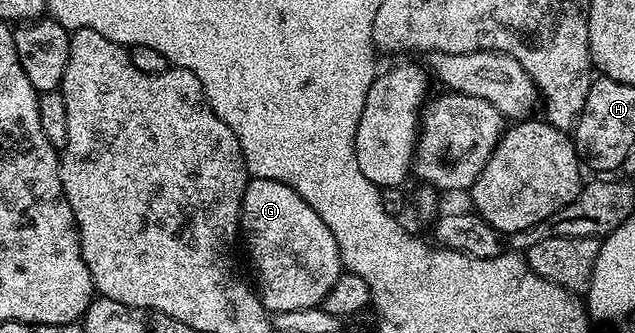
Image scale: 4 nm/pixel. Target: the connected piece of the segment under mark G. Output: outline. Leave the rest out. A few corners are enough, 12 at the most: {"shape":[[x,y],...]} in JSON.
{"shape":[[250,179],[240,231],[266,313],[321,306],[343,273],[327,222]]}

